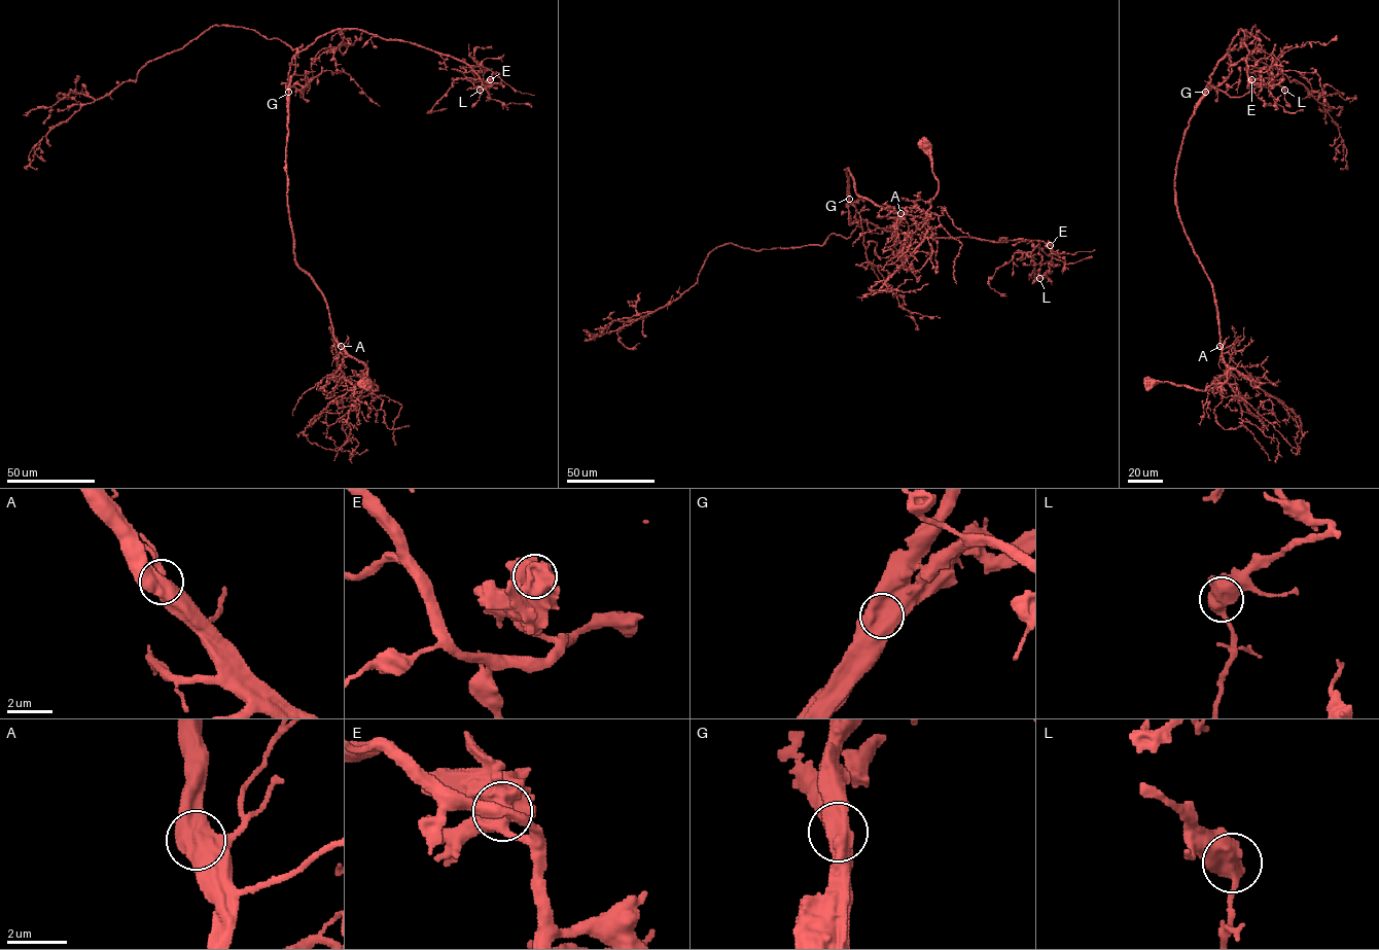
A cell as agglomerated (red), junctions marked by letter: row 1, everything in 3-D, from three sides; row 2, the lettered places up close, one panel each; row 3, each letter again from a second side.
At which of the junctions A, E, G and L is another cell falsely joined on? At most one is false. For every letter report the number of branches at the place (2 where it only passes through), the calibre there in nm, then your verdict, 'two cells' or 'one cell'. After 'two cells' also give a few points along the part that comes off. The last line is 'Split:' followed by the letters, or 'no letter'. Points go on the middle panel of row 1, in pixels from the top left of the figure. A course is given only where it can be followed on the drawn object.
A: branches 2; calibre 650 nm; one cell
E: branches 2; calibre 700 nm; one cell
G: branches 2; calibre 800 nm; two cells; course (849, 198), (856, 222), (849, 237), (757, 251), (726, 244), (679, 297), (598, 333)
L: branches 2; calibre 700 nm; one cell
Split: G

